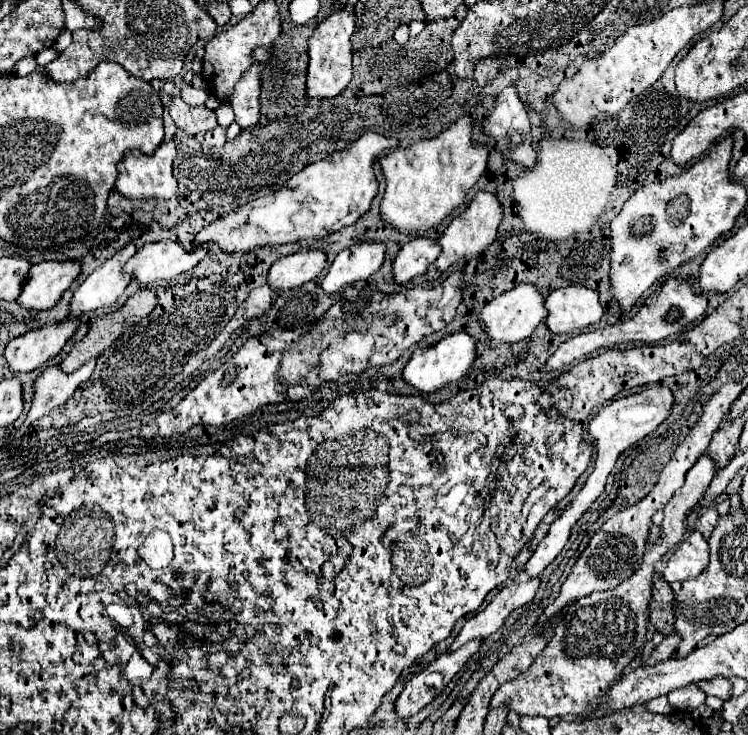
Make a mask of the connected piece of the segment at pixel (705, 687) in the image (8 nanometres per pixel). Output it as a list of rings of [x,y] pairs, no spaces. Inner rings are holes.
[[[710,679],[706,683],[698,685],[706,695],[714,695],[720,699],[730,699],[732,697],[732,683],[728,679]]]

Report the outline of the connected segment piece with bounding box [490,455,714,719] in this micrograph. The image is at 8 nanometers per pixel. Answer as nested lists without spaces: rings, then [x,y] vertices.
[[[704,455],[686,473],[686,483],[672,495],[670,503],[666,505],[660,535],[648,545],[642,567],[616,589],[594,591],[566,607],[544,651],[522,675],[502,685],[492,695],[490,709],[506,705],[508,711],[516,711],[518,715],[540,715],[546,719],[562,717],[566,713],[582,715],[588,711],[594,699],[608,693],[614,679],[620,679],[622,669],[636,657],[636,651],[640,651],[646,643],[646,625],[650,617],[650,599],[656,567],[660,559],[684,539],[688,513],[704,499],[712,477],[714,461]]]

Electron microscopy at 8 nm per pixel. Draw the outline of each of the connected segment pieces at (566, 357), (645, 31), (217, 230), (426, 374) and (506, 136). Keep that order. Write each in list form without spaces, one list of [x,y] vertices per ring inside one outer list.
[[[668,279],[660,291],[652,293],[644,305],[640,307],[640,311],[622,321],[622,323],[616,323],[616,325],[610,325],[610,327],[604,327],[604,329],[596,329],[592,333],[582,333],[582,335],[576,335],[568,341],[564,341],[556,351],[554,355],[548,359],[546,363],[546,369],[550,371],[566,371],[572,363],[588,357],[590,353],[596,353],[596,351],[602,351],[602,349],[612,349],[620,343],[658,343],[658,341],[664,341],[672,335],[678,335],[682,333],[694,319],[702,317],[706,313],[706,297],[702,295],[696,295],[692,291],[692,287],[682,281],[682,279]]]
[[[706,1],[706,3],[696,3],[696,5],[684,5],[666,11],[664,15],[640,23],[634,27],[628,27],[612,47],[608,47],[602,55],[588,59],[580,71],[564,79],[554,93],[554,107],[562,115],[566,123],[570,123],[572,129],[582,129],[592,123],[594,117],[600,113],[618,113],[624,109],[624,105],[644,93],[652,83],[656,83],[668,63],[676,57],[676,53],[686,47],[694,35],[710,29],[718,19],[722,17],[722,3],[720,1]]]
[[[366,131],[356,141],[350,141],[350,145],[344,145],[344,149],[340,147],[326,159],[310,163],[294,173],[276,193],[256,197],[240,209],[216,219],[195,236],[193,243],[196,247],[216,243],[222,255],[232,255],[236,251],[250,253],[258,247],[322,239],[342,227],[354,225],[370,209],[378,193],[372,163],[376,155],[390,147],[394,147],[392,139]]]
[[[454,333],[454,335],[448,335],[444,337],[442,341],[438,341],[436,345],[432,347],[426,347],[426,349],[416,349],[410,357],[410,361],[406,363],[404,367],[404,381],[408,385],[412,385],[416,391],[420,393],[436,393],[438,389],[442,387],[448,387],[450,383],[456,383],[460,381],[466,371],[470,369],[472,361],[474,361],[474,339],[466,333]]]
[[[506,87],[494,103],[492,113],[484,119],[482,123],[482,133],[490,139],[494,139],[496,143],[496,151],[500,151],[506,159],[518,163],[524,169],[532,169],[536,165],[536,153],[530,147],[530,121],[526,115],[526,109],[522,105],[522,101],[518,99],[518,93],[514,87]]]

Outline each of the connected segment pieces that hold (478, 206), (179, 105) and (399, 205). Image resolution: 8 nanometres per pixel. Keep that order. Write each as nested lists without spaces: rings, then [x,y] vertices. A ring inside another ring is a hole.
[[[480,191],[472,203],[466,207],[466,211],[462,215],[458,215],[456,219],[452,219],[452,223],[448,225],[448,229],[442,233],[442,237],[438,237],[438,245],[442,247],[442,253],[440,257],[434,261],[434,265],[426,271],[426,279],[428,281],[434,281],[438,279],[444,271],[448,271],[450,265],[454,265],[456,261],[460,259],[466,259],[466,257],[478,257],[482,255],[490,243],[494,243],[496,239],[496,229],[502,221],[502,207],[498,203],[498,199],[492,195],[492,193],[486,193],[486,191]]]
[[[180,96],[172,99],[172,103],[168,105],[168,111],[170,111],[170,117],[174,119],[176,127],[186,131],[188,135],[206,133],[218,125],[214,111],[205,105],[200,107],[186,105]],[[198,127],[200,127],[200,131],[198,131]]]
[[[462,117],[432,139],[424,139],[406,149],[396,149],[380,157],[380,167],[386,179],[380,219],[402,233],[418,235],[418,231],[438,227],[456,207],[460,207],[466,201],[466,193],[484,173],[488,159],[488,149],[472,145],[470,133],[472,119]]]

